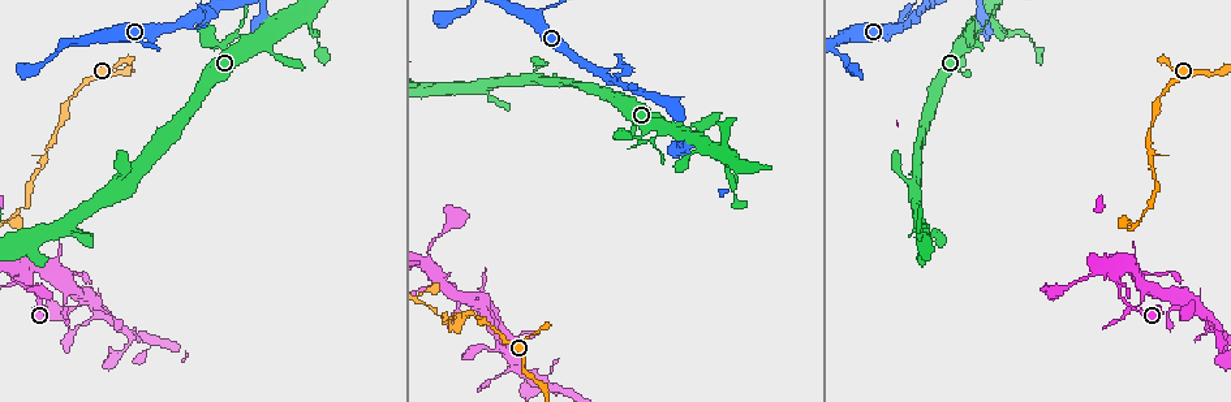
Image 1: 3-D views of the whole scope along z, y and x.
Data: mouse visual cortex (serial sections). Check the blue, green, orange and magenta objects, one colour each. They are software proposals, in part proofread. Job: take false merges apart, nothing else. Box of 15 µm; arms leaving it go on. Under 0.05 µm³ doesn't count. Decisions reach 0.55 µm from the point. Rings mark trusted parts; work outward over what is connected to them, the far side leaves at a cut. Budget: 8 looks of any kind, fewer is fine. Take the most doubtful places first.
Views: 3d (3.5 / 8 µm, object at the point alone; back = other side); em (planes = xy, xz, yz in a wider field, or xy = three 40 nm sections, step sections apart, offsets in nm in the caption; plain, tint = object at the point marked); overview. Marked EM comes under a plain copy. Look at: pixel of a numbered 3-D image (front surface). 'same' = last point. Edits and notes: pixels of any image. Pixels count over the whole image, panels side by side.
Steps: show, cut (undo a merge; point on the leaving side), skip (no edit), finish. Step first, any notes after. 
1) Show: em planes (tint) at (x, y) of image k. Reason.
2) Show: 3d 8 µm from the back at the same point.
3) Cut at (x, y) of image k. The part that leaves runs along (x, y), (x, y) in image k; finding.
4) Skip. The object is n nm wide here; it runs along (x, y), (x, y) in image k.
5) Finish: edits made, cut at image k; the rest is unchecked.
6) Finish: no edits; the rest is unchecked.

Show: 3d 3.5 µm at (9, 225) of image 1. Abrupt turn.

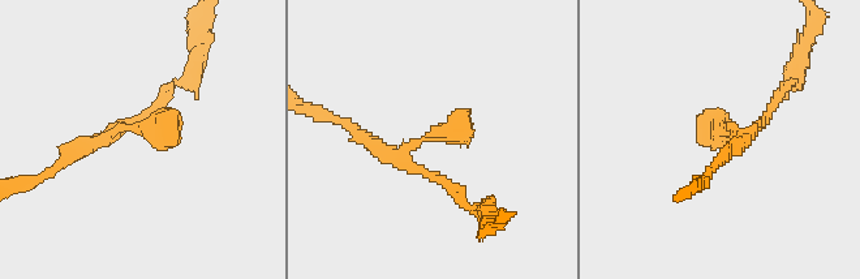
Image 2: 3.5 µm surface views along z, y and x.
Show: em xy step 5 (tint) at (425, 140) of image 2.

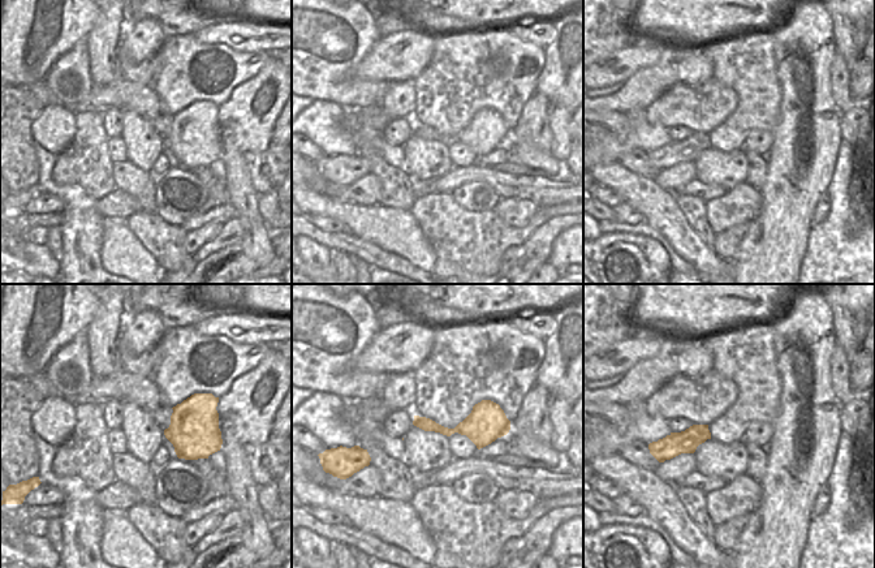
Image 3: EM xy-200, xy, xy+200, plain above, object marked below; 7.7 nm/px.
Skip. It runs along (770, 110), (751, 133), (714, 129), (697, 141) in image 2; one cell here.

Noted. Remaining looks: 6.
Show: 3d 3.5 µm at (30, 277) of image 1.

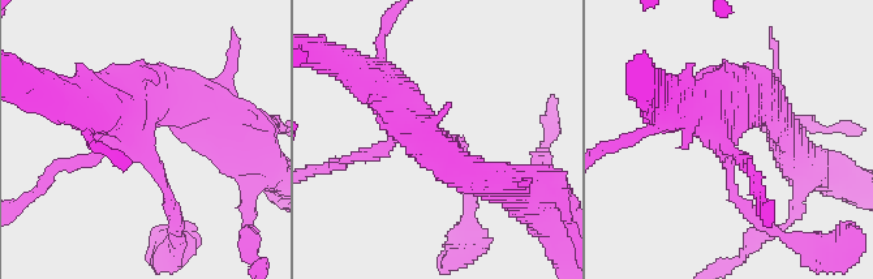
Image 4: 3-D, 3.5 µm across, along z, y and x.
Show: em xy step 5 (tint) at (137, 138) of image 4. Shape alone is not enough.

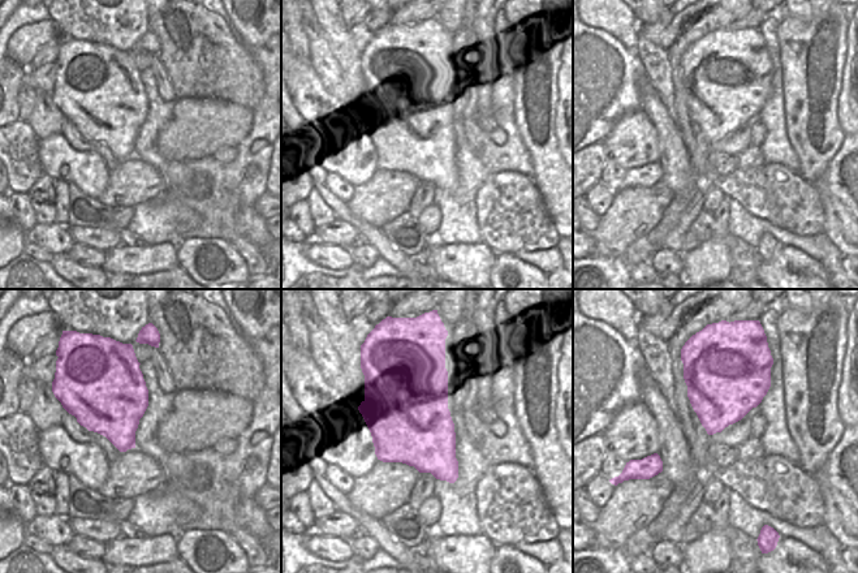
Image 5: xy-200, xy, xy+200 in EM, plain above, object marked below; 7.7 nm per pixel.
Skip. The object is 650 nm wide here; it runs along (172, 206), (136, 119), (188, 98) in image 4; continuous, no second cell.

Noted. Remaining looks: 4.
Show: em xy step 5 (tint) at (123, 34) of image 1. Small branch off a trunk.

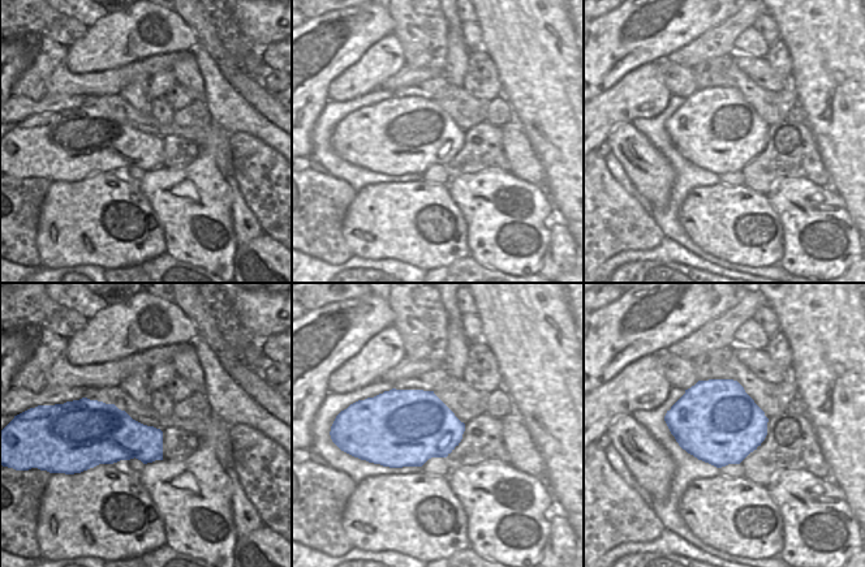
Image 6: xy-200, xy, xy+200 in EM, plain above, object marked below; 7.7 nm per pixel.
Show: 3d 3.5 µm at the same point.

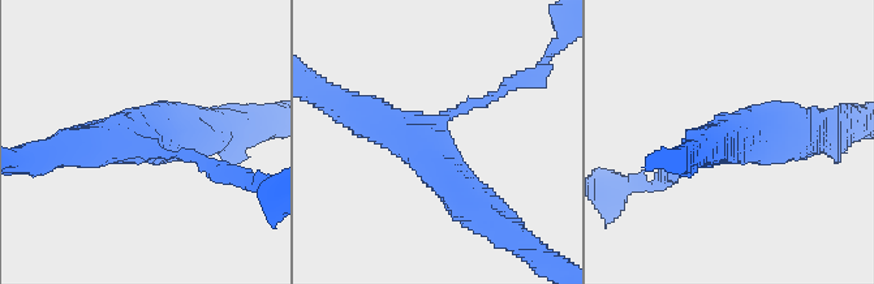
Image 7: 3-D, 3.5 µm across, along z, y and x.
Skip. 3 arms meet here; the arms are 150, 450, 600 nm wide; it runs along (470, 202), (410, 136), (343, 106) in image 7; one cell here.

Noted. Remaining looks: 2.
Finish: no edits; the rest is unchecked.

